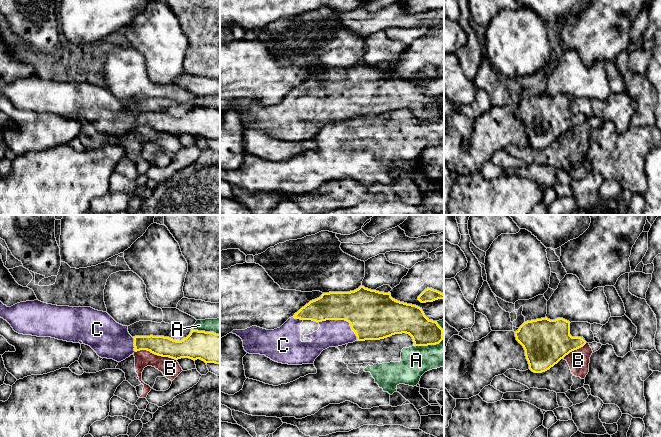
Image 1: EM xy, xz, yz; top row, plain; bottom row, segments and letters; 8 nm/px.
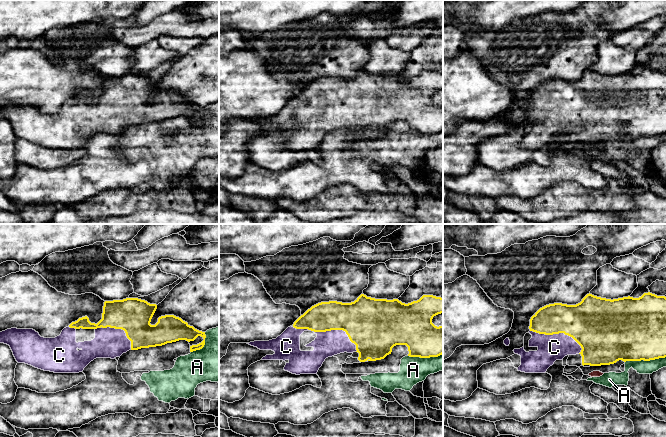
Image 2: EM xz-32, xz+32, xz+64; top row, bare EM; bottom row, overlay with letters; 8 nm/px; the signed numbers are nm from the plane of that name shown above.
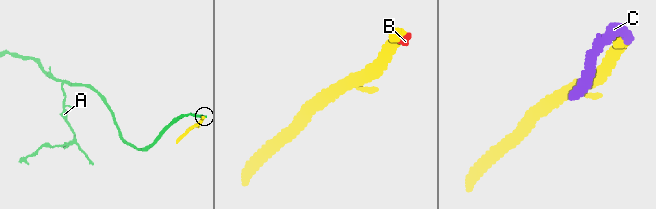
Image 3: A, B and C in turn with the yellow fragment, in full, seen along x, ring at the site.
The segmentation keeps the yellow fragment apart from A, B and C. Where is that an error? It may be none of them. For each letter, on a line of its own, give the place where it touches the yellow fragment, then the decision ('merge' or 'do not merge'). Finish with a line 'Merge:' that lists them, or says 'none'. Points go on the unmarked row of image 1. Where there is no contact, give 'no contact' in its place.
A: meets yellow in xz at (437, 119); do not merge
B: meets yellow in xy at (156, 130); do not merge
C: meets yellow in xz at (340, 95); merge
Merge: C

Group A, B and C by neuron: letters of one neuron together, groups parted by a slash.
A / B / C

